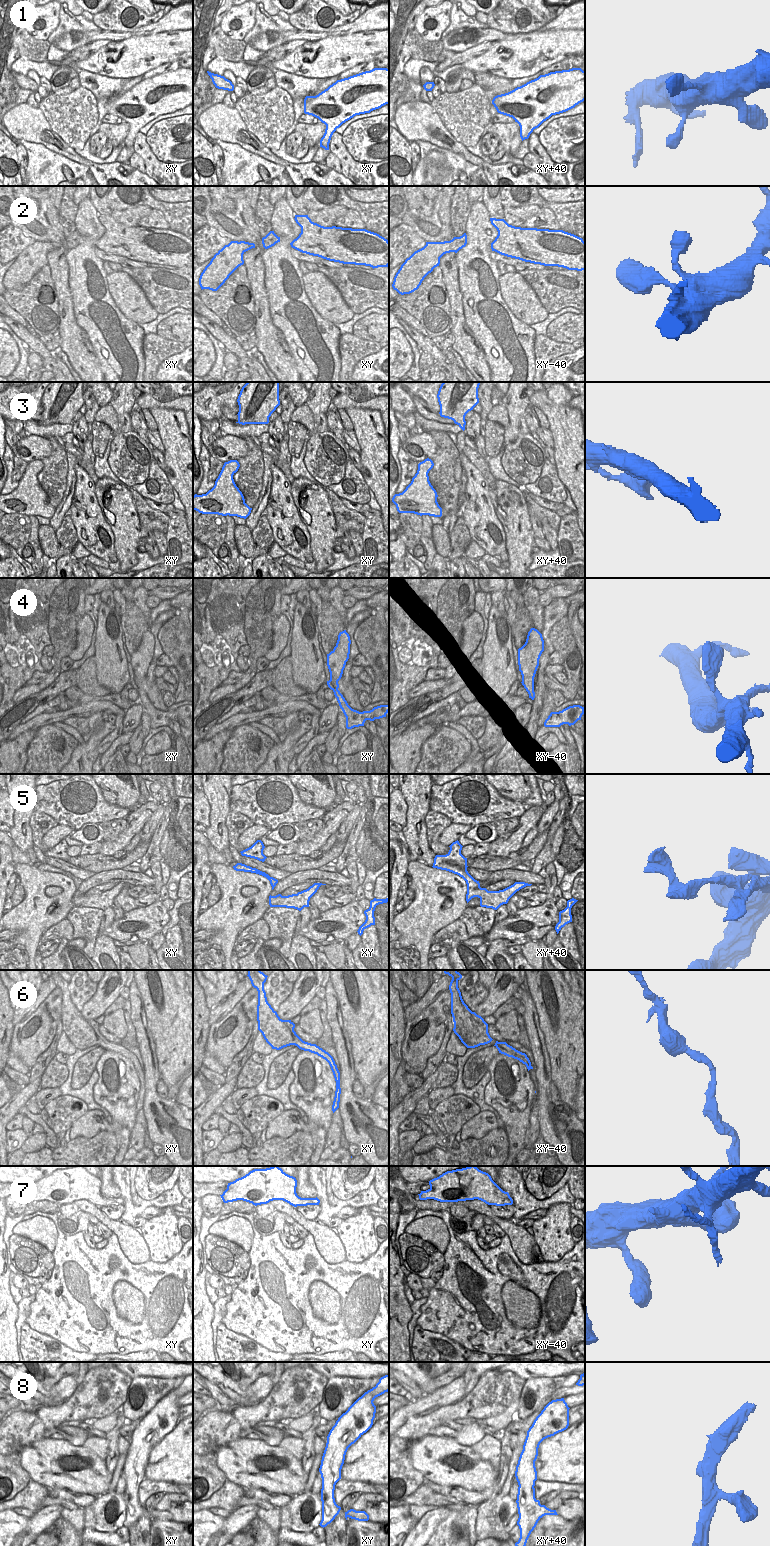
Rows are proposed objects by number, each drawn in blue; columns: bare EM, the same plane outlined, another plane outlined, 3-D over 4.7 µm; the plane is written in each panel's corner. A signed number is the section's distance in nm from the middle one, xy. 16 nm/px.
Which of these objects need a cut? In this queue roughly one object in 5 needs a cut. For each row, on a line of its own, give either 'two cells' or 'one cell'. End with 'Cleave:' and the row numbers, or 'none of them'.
1: one cell
2: one cell
3: one cell
4: one cell
5: one cell
6: one cell
7: one cell
8: one cell
Cleave: none of them

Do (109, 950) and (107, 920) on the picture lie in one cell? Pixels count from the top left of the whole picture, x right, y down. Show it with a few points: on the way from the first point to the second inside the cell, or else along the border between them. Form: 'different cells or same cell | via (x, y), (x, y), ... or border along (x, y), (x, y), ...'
same cell | via (103, 943), (103, 927)

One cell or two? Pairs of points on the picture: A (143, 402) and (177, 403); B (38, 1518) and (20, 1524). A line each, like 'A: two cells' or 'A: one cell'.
A: one cell
B: two cells

